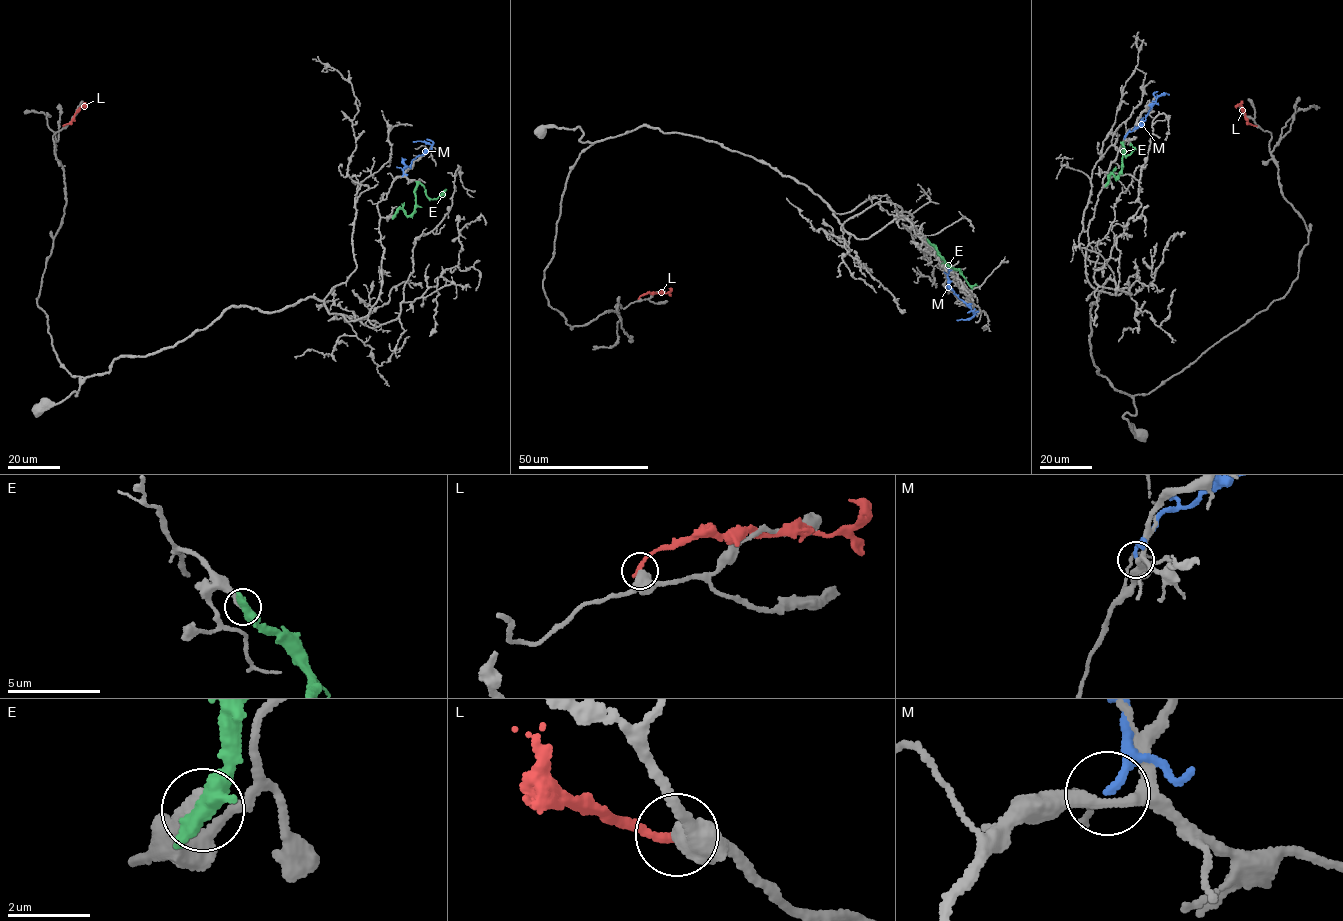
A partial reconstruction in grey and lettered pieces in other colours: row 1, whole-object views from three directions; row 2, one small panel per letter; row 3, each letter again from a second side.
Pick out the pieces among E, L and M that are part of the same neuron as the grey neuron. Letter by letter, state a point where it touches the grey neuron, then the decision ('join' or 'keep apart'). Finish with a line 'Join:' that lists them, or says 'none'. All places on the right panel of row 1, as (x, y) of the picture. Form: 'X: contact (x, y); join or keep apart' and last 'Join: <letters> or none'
E: contact (1107, 184); keep apart
L: contact (1256, 126); keep apart
M: contact (1124, 139); keep apart
Join: none

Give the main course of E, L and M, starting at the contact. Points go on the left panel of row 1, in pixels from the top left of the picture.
E: (392, 216), (400, 208), (408, 216), (413, 212), (414, 189), (419, 183), (430, 199), (446, 189)
L: (63, 126), (81, 107), (85, 107)
M: (402, 176), (402, 170), (432, 145), (421, 141), (413, 142)

